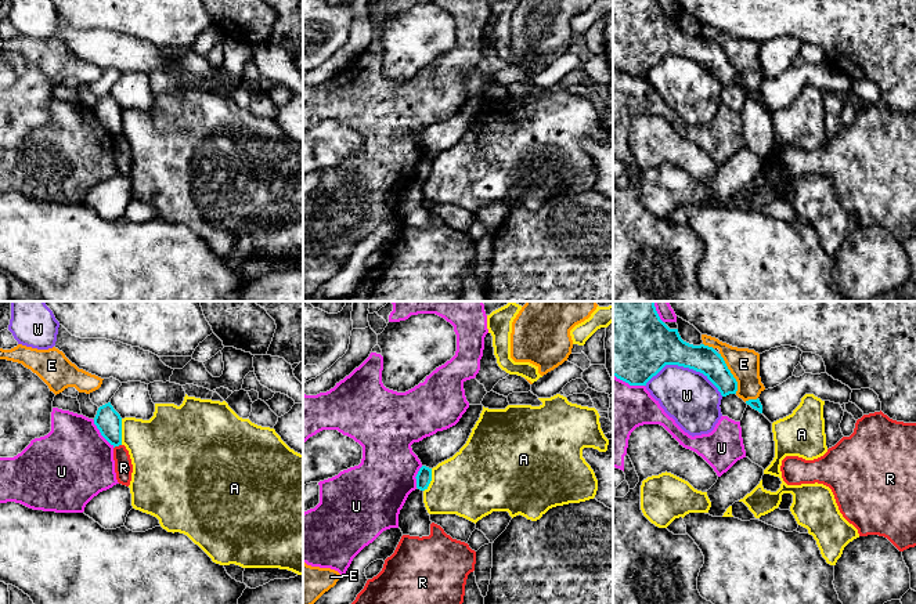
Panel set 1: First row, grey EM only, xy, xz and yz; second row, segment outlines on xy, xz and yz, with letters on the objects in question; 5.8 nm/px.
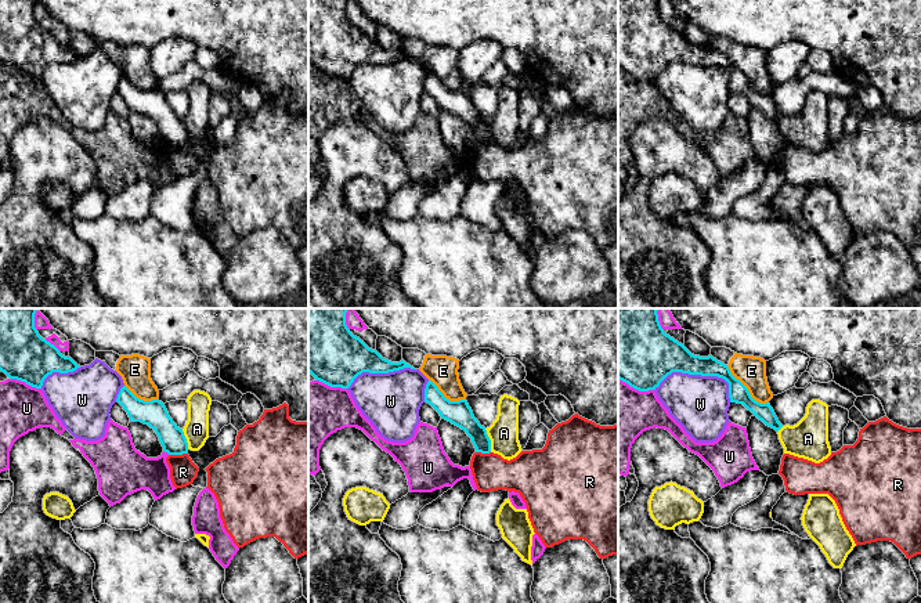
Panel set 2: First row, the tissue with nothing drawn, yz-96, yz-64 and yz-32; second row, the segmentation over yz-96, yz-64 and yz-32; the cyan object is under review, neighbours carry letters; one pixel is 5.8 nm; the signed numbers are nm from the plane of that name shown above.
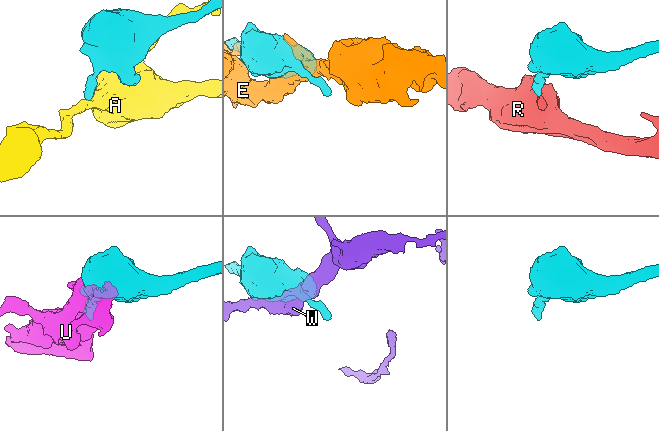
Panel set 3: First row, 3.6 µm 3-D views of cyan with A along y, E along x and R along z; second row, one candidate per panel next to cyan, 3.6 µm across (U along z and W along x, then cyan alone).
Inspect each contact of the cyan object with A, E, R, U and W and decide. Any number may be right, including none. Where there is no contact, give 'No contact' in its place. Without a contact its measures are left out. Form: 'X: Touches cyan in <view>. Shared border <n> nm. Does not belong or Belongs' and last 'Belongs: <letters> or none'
A: Touches cyan in xy. Shared border 150 nm. Does not belong
E: Touches cyan in yz. Shared border 260 nm. Does not belong
R: Touches cyan in xy. Shared border 50 nm. Does not belong
U: Touches cyan in xy. Shared border 200 nm. Does not belong
W: Touches cyan in yz. Shared border 460 nm. Does not belong
Belongs: none

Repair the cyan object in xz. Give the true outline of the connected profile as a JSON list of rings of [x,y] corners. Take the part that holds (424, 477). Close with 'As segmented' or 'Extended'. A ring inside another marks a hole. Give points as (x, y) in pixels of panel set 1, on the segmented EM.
[[[422,466],[416,474],[416,488],[421,491],[428,489],[432,481],[432,469]]]. As segmented

